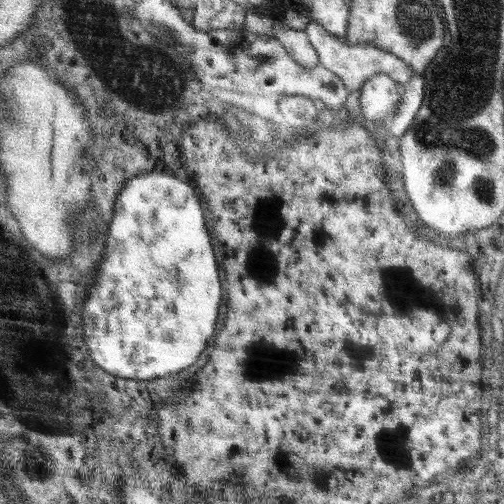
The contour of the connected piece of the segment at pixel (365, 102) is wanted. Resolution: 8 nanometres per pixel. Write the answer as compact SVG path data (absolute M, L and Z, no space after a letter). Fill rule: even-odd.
M384 73L373 74L360 90L360 112L364 120L380 124L387 120L401 101L400 84Z

